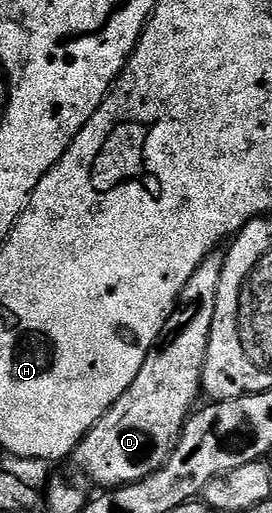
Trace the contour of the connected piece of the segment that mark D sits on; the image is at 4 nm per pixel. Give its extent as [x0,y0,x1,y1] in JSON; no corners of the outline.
[71,250,225,489]

